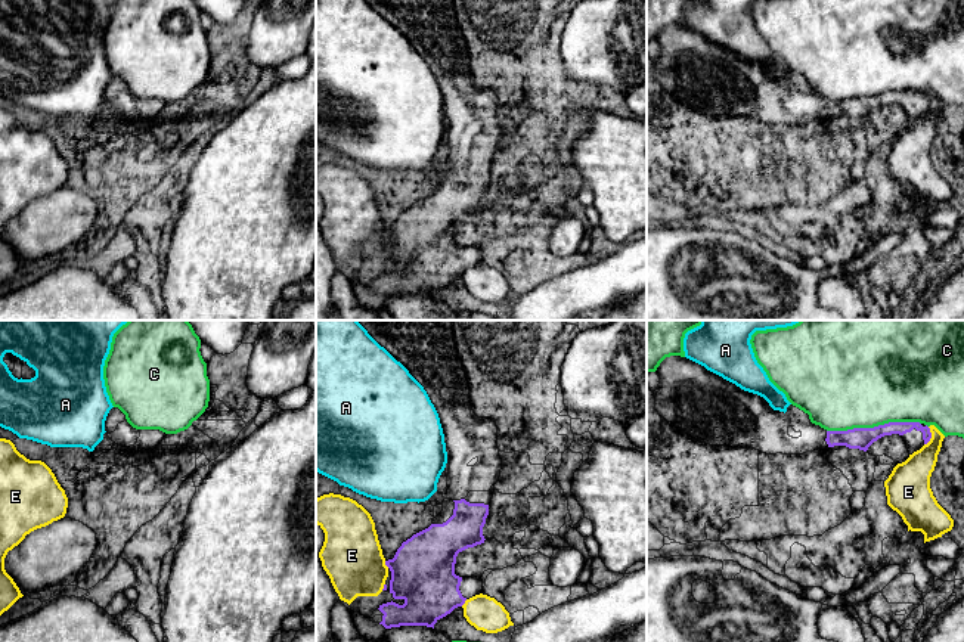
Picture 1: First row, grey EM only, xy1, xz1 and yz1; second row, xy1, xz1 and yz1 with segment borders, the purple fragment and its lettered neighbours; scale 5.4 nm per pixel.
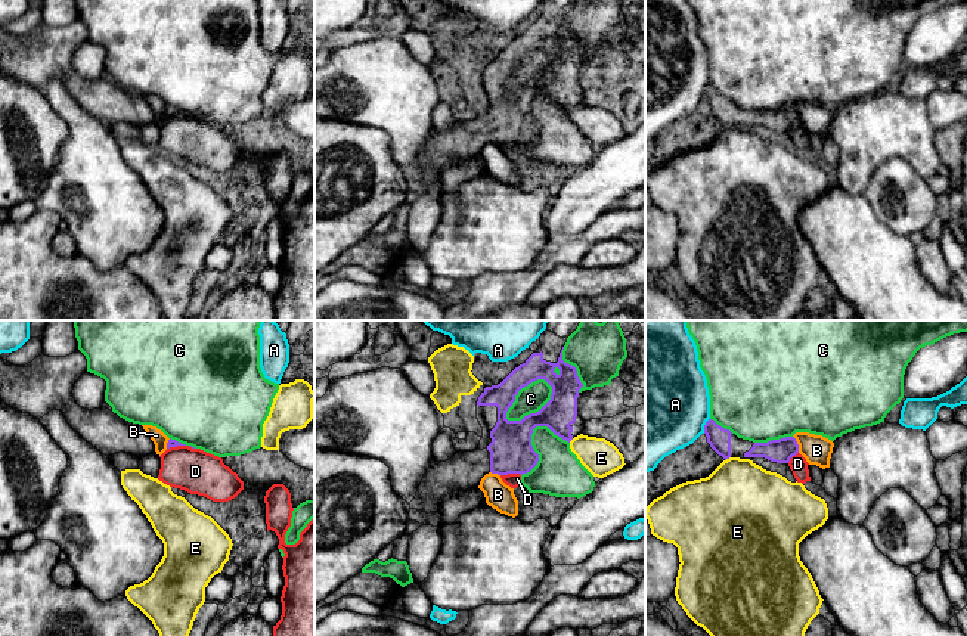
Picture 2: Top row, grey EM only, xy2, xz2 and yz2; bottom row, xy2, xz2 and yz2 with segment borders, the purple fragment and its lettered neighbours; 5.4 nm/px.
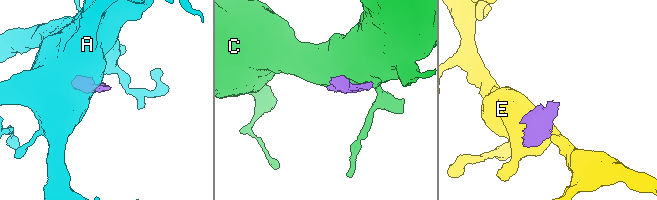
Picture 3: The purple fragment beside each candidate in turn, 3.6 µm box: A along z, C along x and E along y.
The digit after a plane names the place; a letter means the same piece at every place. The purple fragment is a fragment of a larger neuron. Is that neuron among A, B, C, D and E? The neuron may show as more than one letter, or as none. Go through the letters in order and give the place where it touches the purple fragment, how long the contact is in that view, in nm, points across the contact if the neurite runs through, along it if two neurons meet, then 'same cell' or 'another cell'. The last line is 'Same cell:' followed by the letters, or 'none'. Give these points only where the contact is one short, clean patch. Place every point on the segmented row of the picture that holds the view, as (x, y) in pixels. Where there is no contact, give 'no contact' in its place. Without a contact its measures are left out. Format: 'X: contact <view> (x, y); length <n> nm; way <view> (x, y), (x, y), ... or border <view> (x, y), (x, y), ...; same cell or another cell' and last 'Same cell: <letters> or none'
A: contact yz2 (704, 425); length 90 nm; border yz2 (709, 418), (703, 433); another cell
B: contact yz2 (797, 444); length 100 nm; border yz2 (793, 436), (799, 452); another cell
C: contact xz2 (533, 413); length 320 nm; another cell
D: contact xz2 (510, 472); length 110 nm; border xz2 (520, 474), (501, 475); another cell
E: contact yz1 (930, 436); length 110 nm; another cell
Same cell: none

